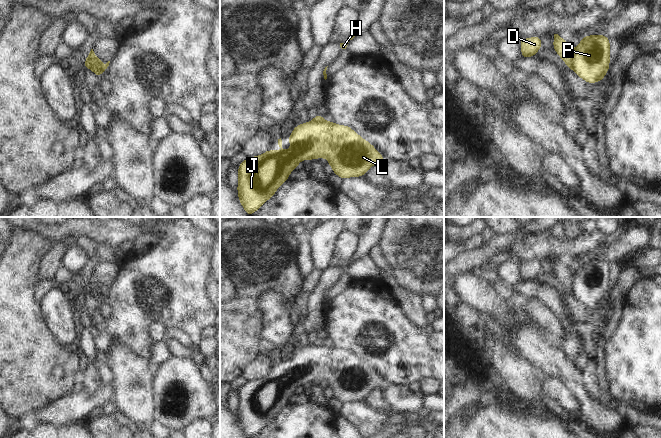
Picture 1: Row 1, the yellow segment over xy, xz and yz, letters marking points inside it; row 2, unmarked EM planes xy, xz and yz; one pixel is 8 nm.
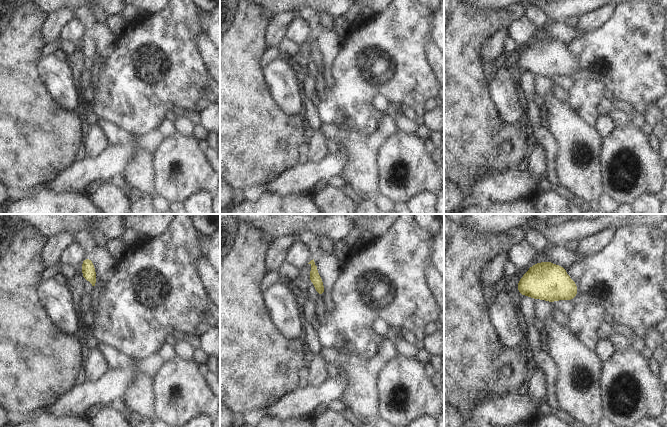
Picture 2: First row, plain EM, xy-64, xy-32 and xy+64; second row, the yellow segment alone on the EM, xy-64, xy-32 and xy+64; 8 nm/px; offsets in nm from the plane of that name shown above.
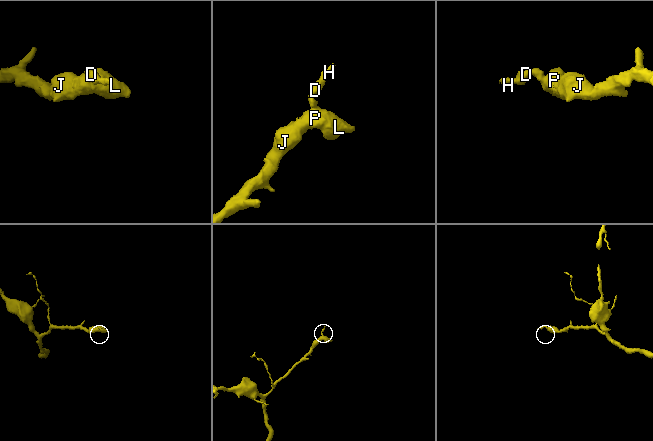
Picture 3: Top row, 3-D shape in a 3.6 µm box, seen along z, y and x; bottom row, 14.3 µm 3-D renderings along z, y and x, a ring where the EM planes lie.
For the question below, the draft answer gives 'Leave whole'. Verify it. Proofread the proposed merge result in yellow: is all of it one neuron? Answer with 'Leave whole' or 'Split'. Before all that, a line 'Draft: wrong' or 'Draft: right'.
Draft: wrong
Split

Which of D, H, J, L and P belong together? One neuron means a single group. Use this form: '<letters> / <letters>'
D H / J L P

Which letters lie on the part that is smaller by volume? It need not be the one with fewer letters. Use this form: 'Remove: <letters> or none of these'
Remove: D, H

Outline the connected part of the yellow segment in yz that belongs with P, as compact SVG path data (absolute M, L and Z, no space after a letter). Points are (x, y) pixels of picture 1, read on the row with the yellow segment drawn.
M586 35L572 53L572 70L588 84L604 81L610 65L610 39L606 35Z

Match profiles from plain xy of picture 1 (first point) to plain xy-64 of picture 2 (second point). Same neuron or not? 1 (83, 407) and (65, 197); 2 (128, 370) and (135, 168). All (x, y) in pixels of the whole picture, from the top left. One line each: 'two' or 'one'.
1: two
2: one

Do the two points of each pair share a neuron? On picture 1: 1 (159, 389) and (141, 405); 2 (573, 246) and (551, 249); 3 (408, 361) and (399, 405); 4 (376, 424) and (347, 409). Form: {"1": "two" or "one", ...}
{"1": "two", "2": "one", "3": "two", "4": "one"}

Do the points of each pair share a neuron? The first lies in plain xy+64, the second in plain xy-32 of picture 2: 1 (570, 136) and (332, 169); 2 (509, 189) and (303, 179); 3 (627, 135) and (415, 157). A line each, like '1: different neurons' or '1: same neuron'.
1: different neurons
2: same neuron
3: same neuron

